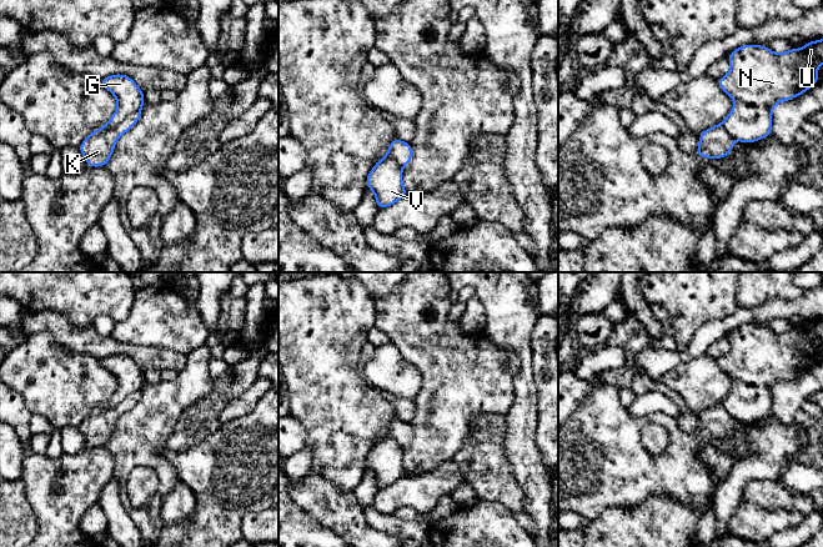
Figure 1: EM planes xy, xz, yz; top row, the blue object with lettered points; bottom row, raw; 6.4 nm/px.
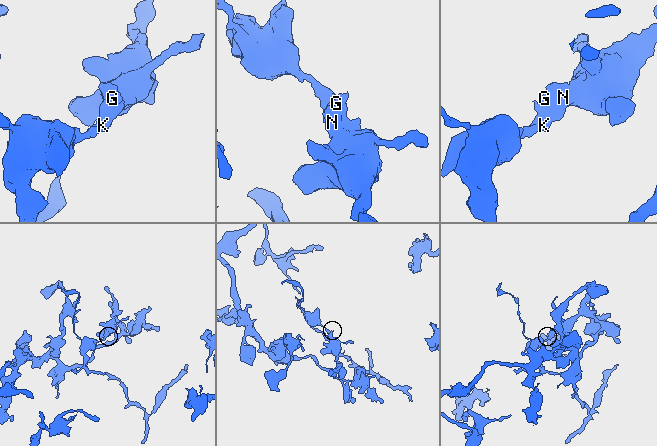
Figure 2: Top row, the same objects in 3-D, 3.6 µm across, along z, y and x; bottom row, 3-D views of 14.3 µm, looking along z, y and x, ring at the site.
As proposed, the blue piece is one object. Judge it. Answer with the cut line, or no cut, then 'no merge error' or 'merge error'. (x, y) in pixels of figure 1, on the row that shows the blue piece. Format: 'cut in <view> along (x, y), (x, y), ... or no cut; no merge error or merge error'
cut in xy along (139, 110), (129, 114), (115, 126), (103, 128); merge error

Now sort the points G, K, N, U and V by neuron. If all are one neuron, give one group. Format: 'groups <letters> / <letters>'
groups G N U V / K

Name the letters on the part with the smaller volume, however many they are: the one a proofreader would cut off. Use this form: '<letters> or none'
K

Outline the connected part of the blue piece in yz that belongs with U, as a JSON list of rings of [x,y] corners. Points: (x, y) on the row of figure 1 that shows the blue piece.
[[[823,40],[807,42],[801,49],[773,52],[767,46],[747,44],[733,50],[728,56],[731,70],[717,80],[734,106],[722,125],[728,134],[742,142],[752,144],[772,132],[772,114],[781,101],[794,99],[808,91],[818,80],[818,65],[823,64]]]

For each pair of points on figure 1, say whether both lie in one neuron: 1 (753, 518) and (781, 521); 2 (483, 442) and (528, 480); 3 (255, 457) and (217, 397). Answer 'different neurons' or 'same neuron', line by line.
1: same neuron
2: different neurons
3: different neurons

